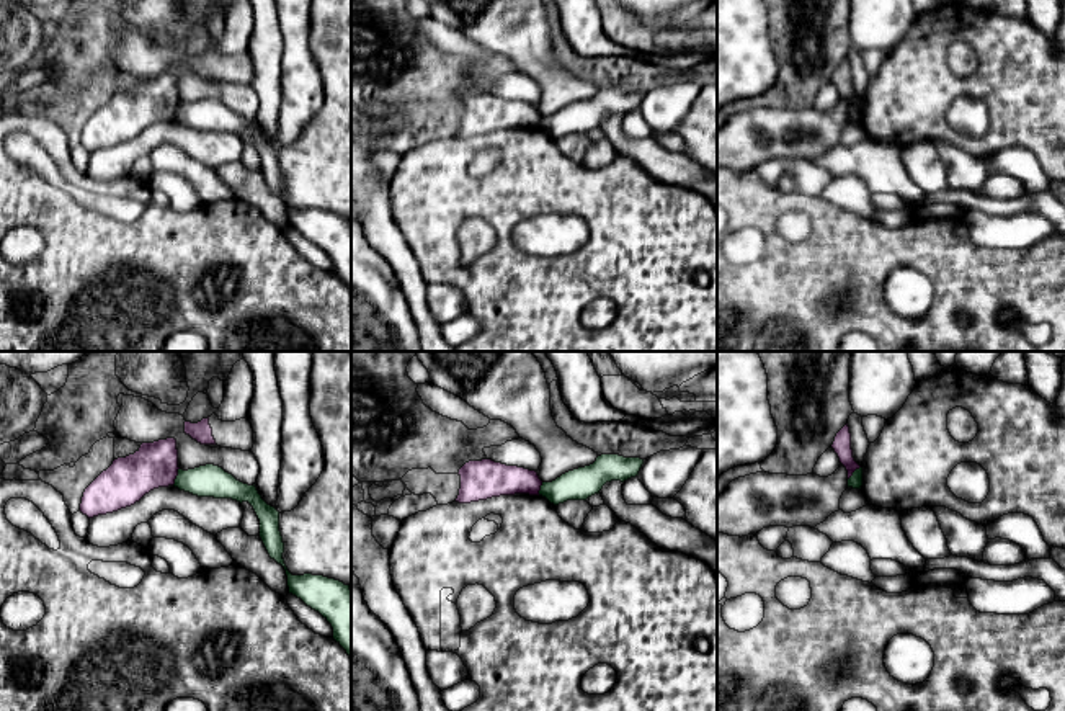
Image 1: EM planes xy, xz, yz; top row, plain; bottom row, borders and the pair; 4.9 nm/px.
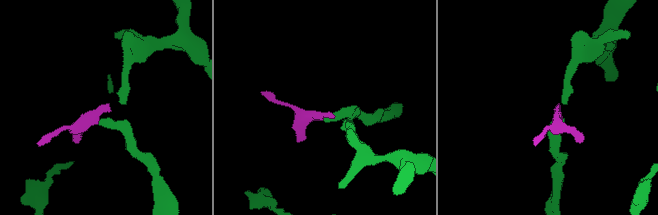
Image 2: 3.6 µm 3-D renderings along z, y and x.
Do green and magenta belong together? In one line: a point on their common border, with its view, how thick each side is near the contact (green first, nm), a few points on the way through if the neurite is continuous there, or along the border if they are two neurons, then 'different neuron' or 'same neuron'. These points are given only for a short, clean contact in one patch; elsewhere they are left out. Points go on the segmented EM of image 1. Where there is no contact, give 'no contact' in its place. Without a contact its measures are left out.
xy (177, 476) | 160/220 nm | along xy (178, 468), (172, 484) | different neuron

